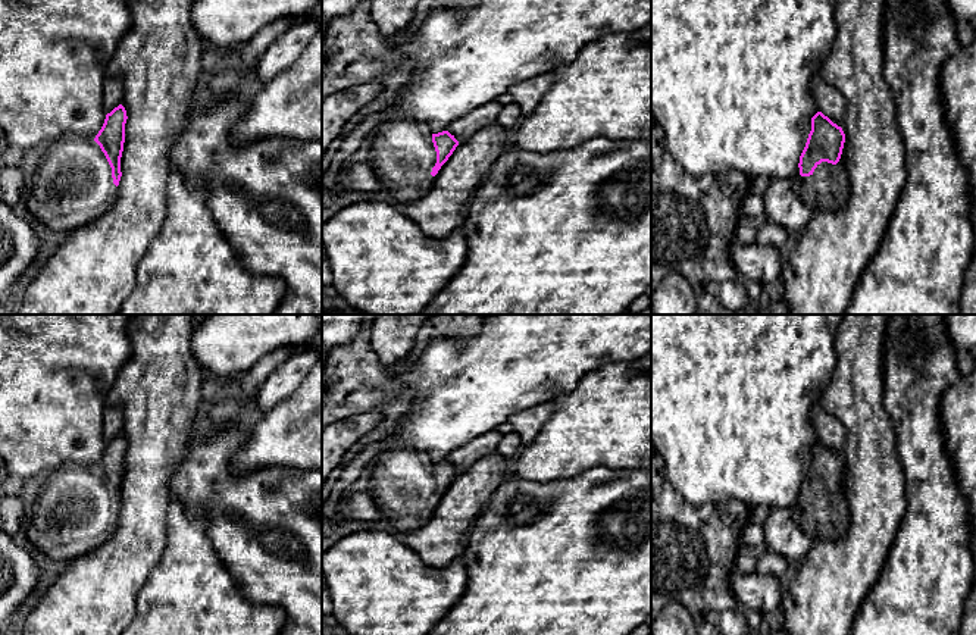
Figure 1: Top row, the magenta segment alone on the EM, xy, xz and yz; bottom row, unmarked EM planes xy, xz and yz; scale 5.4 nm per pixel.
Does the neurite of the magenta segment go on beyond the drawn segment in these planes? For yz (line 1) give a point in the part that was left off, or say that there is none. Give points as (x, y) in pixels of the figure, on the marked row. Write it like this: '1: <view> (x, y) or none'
1: yz (828, 187)

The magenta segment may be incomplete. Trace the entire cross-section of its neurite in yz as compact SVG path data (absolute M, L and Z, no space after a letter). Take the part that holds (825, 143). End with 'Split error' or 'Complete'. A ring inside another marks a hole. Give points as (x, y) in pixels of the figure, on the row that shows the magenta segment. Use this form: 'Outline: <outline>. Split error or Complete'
Outline: M822 112L811 118L811 131L800 156L800 198L817 210L842 206L848 197L847 175L836 166L841 159L845 134Z. Split error

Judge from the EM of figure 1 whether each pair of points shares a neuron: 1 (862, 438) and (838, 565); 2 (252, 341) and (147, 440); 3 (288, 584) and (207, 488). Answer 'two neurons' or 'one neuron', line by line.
1: one neuron
2: two neurons
3: one neuron

